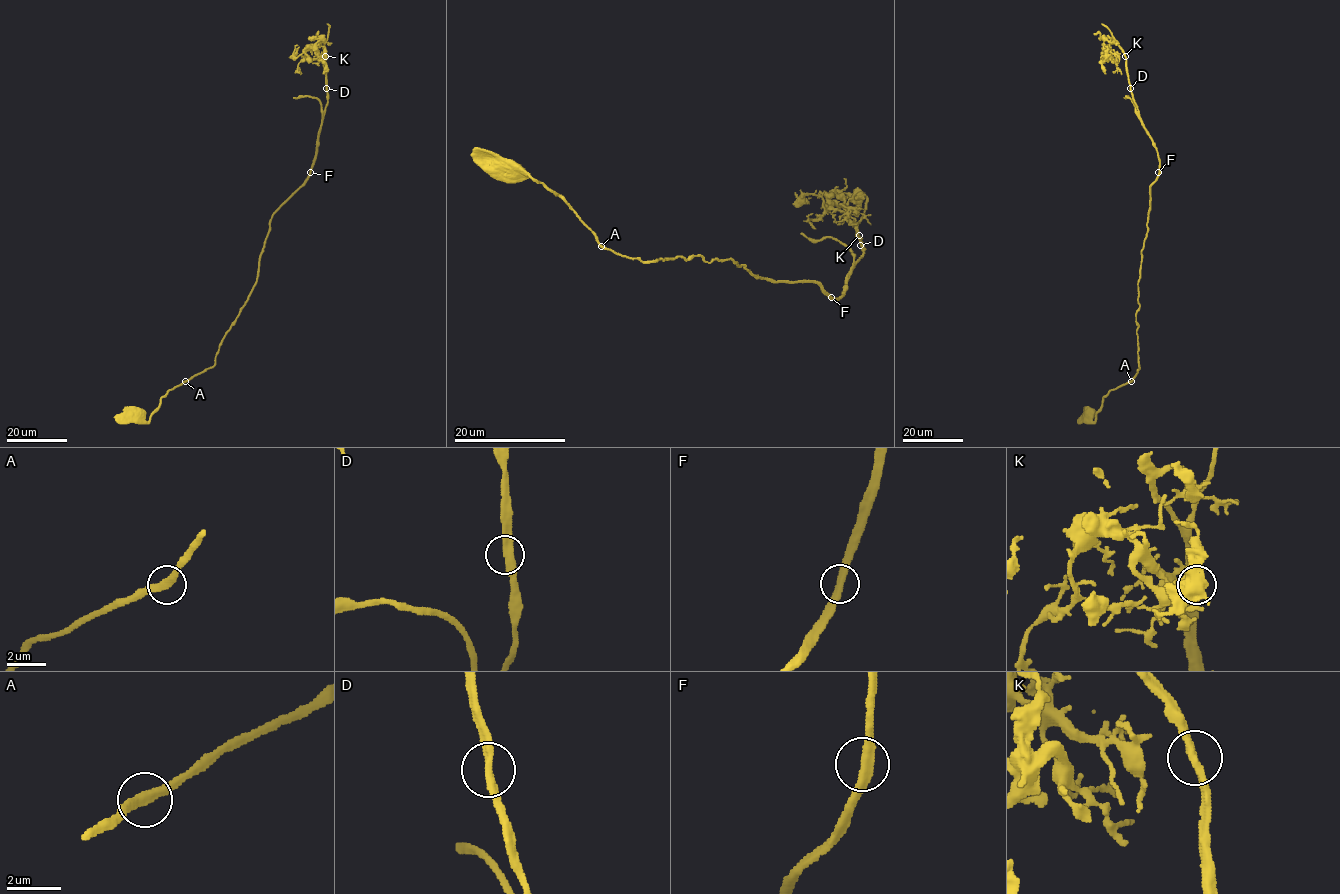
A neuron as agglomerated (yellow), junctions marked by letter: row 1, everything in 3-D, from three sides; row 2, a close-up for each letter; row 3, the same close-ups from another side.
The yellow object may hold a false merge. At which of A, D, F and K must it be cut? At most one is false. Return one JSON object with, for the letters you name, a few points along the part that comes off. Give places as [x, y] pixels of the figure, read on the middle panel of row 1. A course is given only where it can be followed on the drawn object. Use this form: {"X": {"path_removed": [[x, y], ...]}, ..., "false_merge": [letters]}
{"false_merge": []}

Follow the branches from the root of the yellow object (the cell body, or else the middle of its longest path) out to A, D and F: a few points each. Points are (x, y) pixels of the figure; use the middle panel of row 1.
A: (506, 169), (527, 172), (561, 197), (601, 246)
D: (506, 169), (561, 197), (603, 246), (643, 262), (730, 259), (755, 277), (814, 281), (838, 298), (860, 245)
F: (506, 169), (541, 182), (618, 255), (643, 262), (730, 259), (755, 277), (814, 281), (831, 297)

